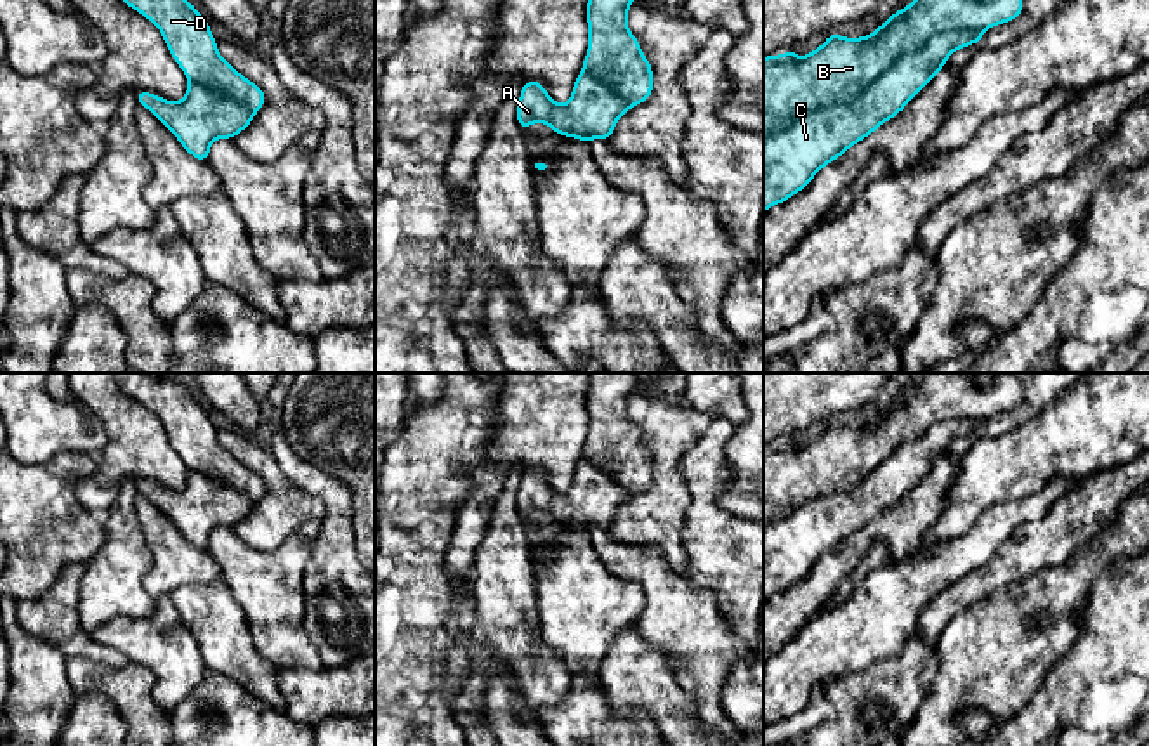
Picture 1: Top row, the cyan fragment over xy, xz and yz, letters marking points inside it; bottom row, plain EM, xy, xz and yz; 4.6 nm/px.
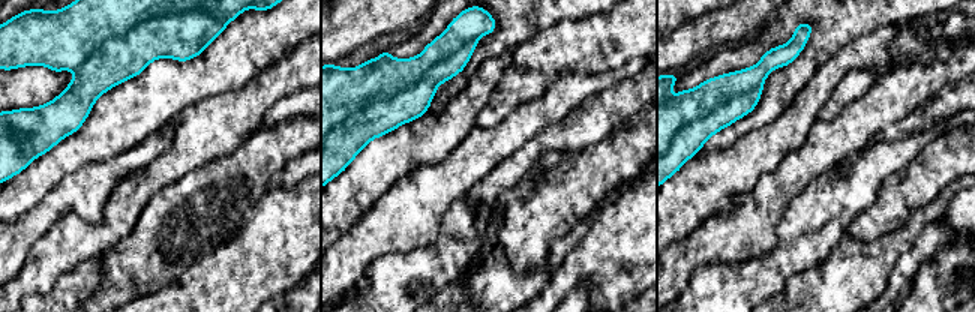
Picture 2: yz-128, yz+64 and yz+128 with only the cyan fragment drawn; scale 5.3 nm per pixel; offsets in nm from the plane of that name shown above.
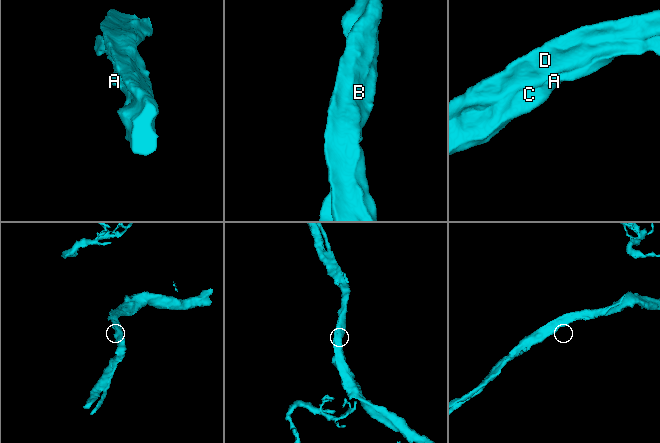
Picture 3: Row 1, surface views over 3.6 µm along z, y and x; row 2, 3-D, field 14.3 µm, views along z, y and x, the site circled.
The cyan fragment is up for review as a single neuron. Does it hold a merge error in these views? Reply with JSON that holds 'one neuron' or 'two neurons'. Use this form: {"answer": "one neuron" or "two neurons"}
{"answer": "two neurons"}

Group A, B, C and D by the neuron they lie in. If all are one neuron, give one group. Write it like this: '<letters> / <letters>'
A C / B D

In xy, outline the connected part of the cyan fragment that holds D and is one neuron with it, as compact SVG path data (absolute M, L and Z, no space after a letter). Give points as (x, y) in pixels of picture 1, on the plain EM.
M116 373L116 382L160 418L170 444L189 470L205 474L253 501L264 496L264 479L219 442L210 411L187 387L174 378L153 378L148 373Z

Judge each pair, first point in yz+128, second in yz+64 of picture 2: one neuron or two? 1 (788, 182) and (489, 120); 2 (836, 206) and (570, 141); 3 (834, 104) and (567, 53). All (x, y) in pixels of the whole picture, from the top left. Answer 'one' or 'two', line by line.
1: two
2: two
3: one

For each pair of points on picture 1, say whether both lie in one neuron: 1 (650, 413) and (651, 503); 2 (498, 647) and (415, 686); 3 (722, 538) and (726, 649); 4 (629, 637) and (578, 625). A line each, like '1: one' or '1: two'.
1: one
2: two
3: two
4: two

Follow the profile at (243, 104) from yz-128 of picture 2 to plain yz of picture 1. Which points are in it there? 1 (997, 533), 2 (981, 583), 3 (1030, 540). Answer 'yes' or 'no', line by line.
1: no
2: yes
3: yes

